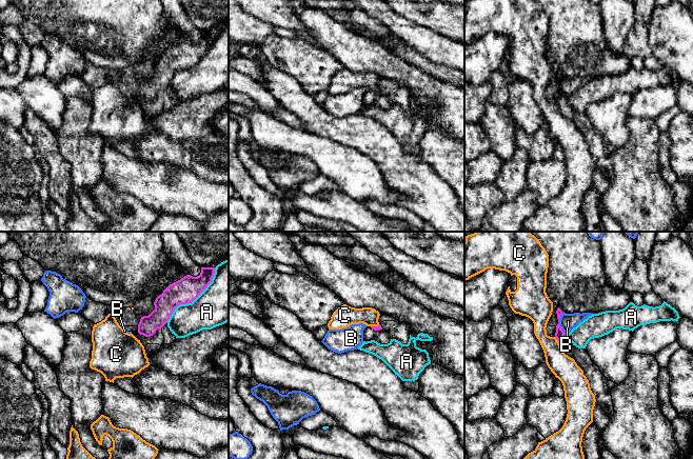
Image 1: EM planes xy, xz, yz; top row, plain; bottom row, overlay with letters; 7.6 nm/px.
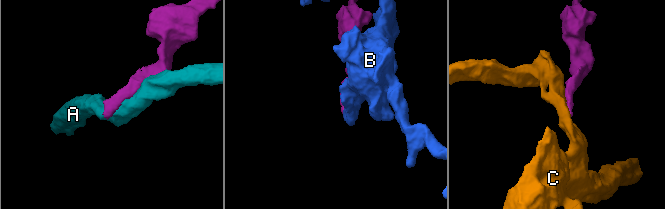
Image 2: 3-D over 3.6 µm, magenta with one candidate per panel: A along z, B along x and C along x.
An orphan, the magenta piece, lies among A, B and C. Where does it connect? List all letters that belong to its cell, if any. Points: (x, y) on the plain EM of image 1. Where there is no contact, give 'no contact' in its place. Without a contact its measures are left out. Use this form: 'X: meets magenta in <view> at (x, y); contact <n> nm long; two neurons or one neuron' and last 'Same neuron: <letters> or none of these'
A: meets magenta in xy at (193, 64); contact 550 nm long; two neurons
B: meets magenta in yz at (558, 87); contact 180 nm long; two neurons
C: meets magenta in yz at (557, 104); contact 80 nm long; two neurons
Same neuron: none of these

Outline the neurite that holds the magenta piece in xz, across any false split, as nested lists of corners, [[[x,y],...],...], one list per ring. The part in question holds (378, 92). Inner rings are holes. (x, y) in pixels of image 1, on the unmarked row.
[[[367,91],[363,95],[363,105],[375,104],[380,108],[388,108],[391,105],[390,98],[381,92],[378,91]]]

